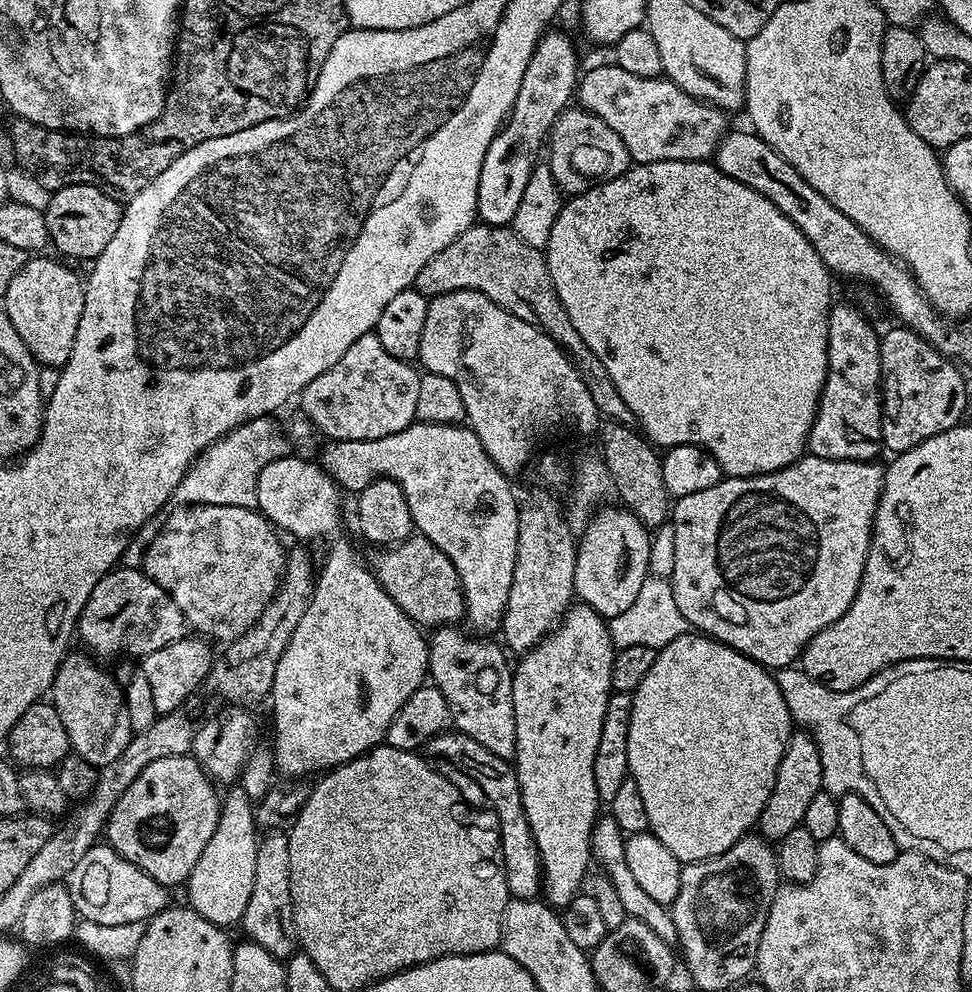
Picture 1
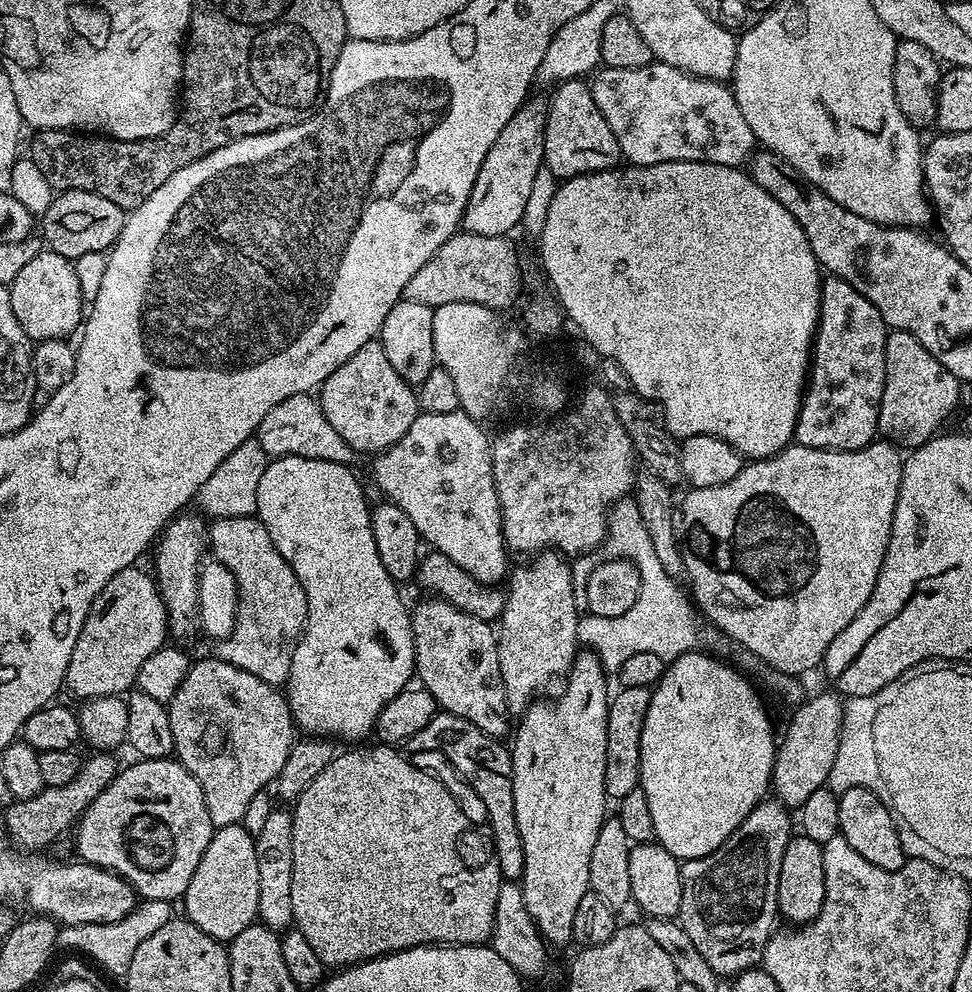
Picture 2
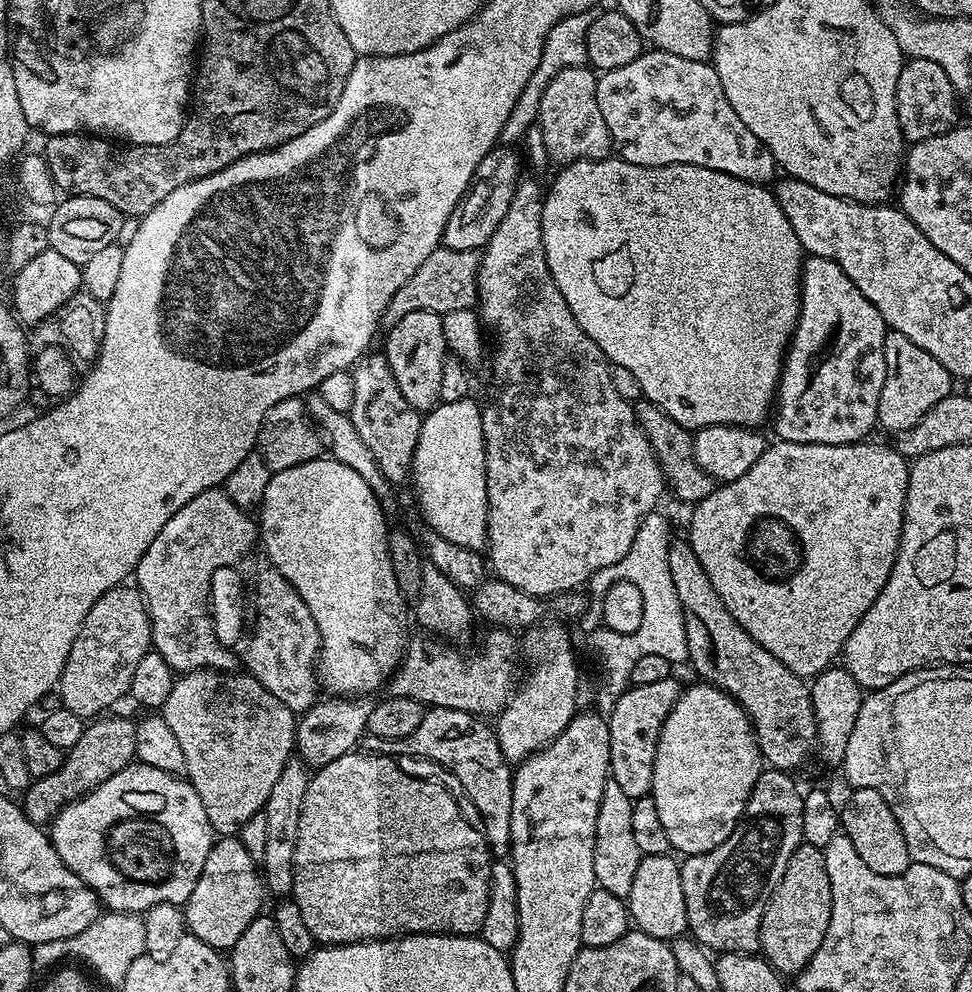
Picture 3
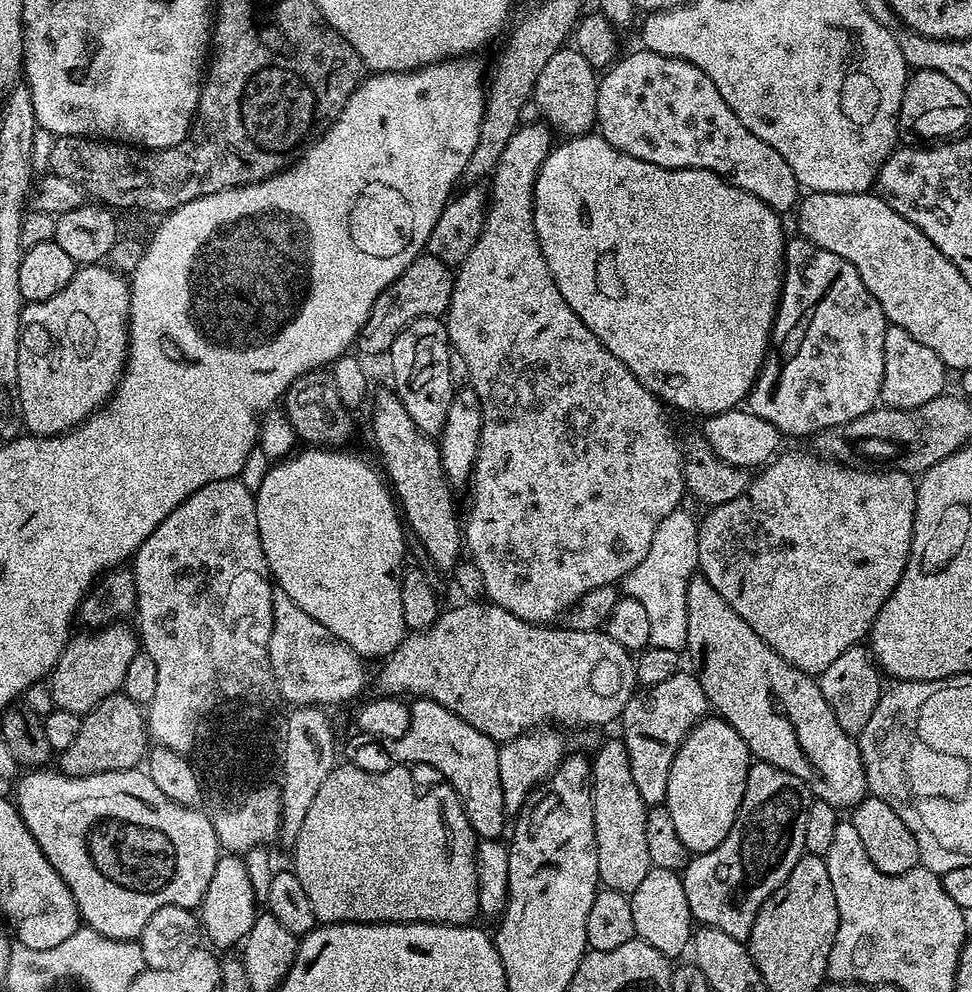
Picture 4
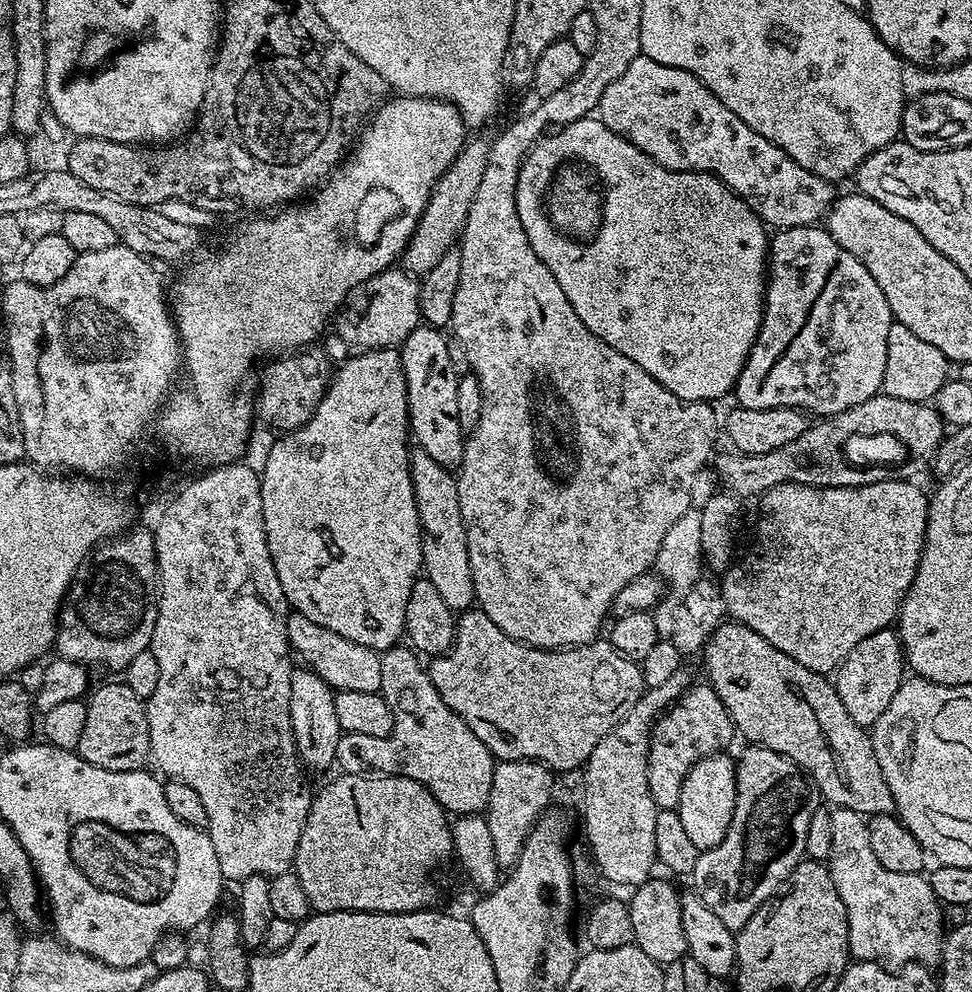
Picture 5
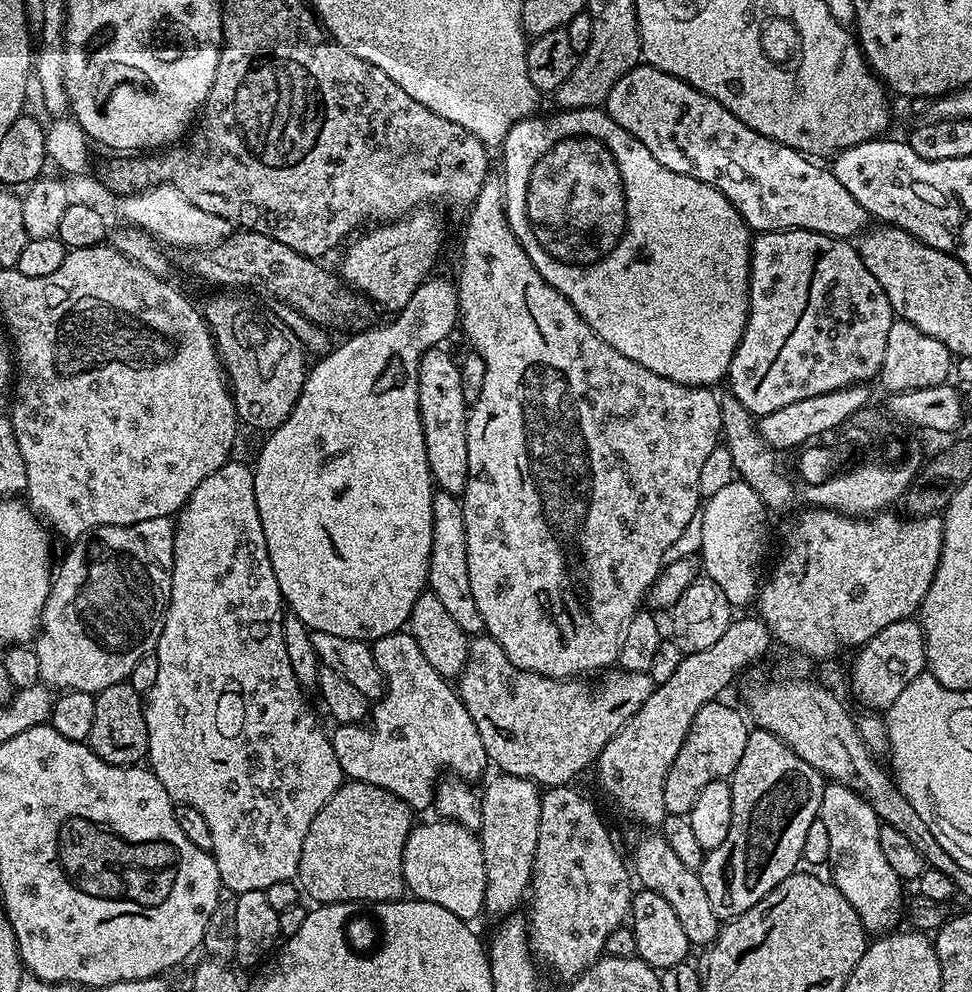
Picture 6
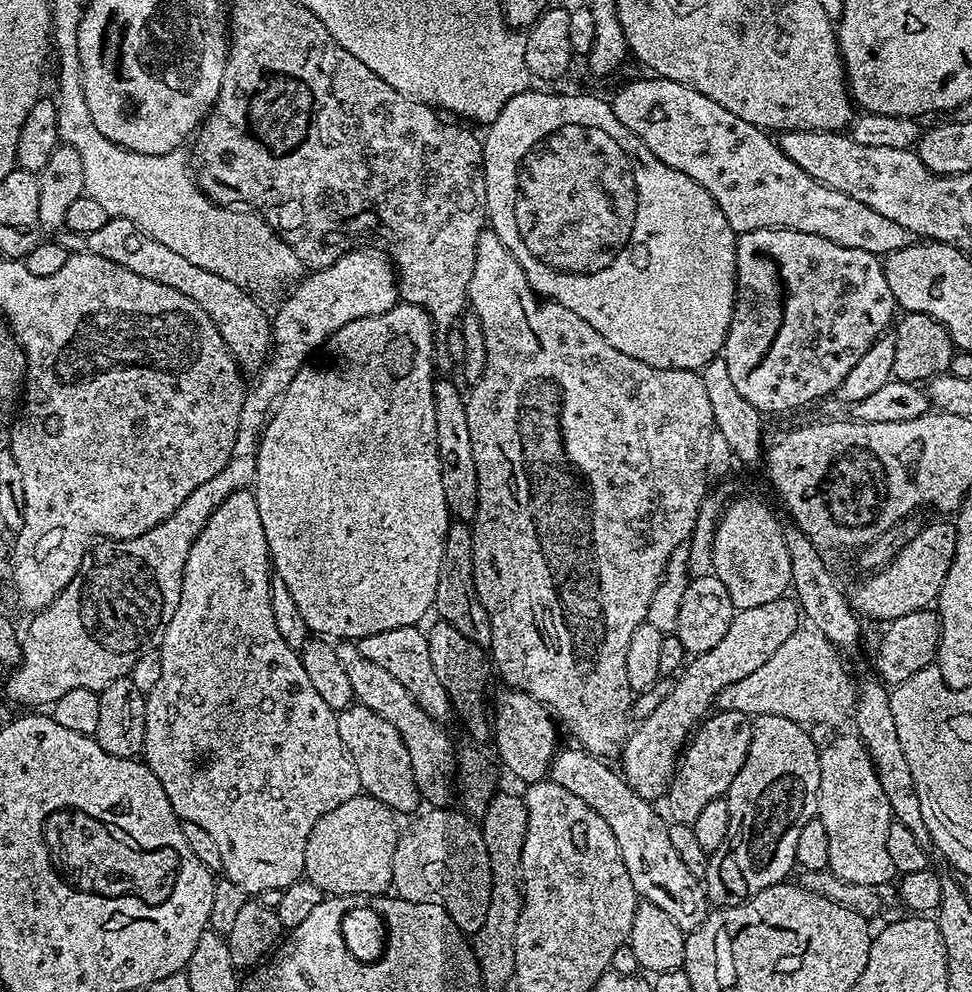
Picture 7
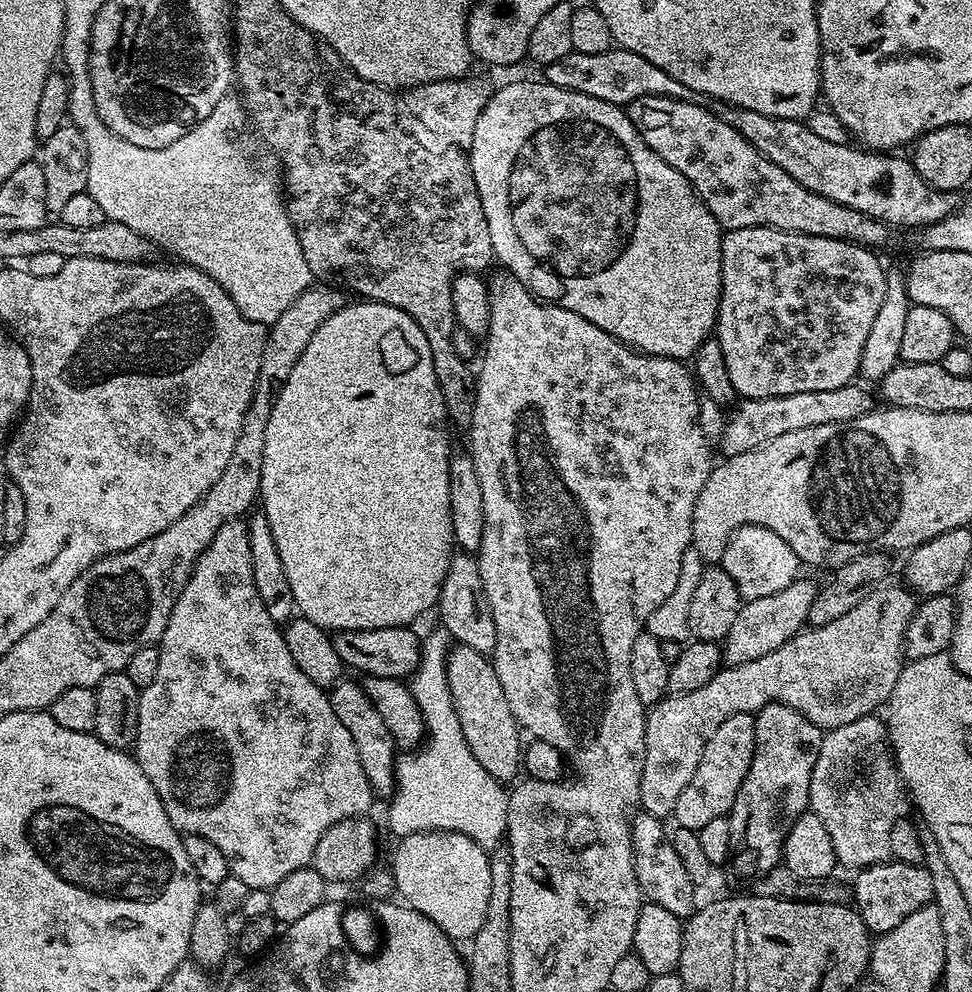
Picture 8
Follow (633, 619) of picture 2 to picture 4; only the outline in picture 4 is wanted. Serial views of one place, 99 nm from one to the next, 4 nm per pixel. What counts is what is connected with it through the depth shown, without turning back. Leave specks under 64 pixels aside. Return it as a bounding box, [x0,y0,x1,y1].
[622,507,700,652]

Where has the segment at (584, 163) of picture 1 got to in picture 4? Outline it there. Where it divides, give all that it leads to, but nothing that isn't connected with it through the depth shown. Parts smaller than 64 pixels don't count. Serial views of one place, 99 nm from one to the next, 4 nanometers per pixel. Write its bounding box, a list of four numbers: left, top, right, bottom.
[532,46,598,138]

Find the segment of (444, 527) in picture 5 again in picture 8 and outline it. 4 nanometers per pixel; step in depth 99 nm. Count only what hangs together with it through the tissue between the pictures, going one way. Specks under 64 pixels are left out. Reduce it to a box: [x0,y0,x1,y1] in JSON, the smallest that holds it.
[439,550,496,654]

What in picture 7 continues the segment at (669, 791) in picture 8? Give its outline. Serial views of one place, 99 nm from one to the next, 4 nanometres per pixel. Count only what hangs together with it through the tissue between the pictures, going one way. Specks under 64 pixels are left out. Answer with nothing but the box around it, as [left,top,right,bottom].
[714,626,857,726]

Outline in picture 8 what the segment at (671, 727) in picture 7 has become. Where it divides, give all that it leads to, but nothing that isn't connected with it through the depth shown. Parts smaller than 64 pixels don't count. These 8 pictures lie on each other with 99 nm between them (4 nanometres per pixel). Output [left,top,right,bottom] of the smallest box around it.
[722,578,818,665]

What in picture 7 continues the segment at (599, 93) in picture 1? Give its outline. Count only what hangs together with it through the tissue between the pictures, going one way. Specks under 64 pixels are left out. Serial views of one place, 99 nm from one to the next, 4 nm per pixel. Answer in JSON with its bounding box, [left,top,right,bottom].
[610,79,918,258]

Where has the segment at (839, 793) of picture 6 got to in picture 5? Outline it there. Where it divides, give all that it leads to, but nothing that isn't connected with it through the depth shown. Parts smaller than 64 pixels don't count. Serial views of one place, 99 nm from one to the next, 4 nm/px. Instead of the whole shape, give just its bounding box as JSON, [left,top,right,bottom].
[826,807,945,966]

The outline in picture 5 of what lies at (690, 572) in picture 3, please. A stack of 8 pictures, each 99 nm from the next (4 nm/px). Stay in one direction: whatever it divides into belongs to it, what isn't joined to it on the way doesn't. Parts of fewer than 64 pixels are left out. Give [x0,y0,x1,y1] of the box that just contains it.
[702,622,869,810]

